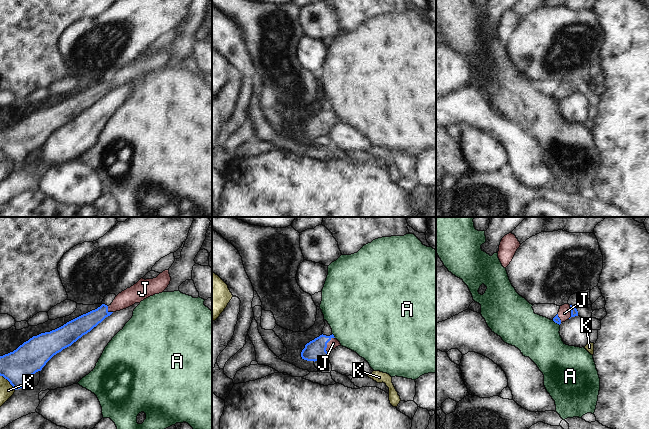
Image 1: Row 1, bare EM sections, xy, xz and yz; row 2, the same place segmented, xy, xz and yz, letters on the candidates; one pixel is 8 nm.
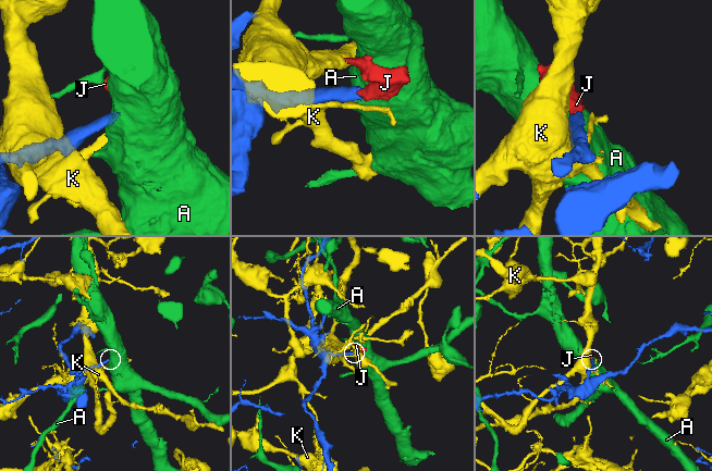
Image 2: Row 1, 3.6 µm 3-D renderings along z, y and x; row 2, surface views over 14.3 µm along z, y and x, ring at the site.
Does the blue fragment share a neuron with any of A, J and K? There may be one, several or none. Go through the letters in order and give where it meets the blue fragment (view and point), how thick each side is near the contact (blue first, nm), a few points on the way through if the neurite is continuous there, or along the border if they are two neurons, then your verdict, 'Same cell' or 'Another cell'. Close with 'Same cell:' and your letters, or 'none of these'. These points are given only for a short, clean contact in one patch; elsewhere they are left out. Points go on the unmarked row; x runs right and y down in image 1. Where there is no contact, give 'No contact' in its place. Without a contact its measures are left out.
A: Touches blue at xz (333, 111). Thickness 170 nm (blue) against 480 nm. Boundary: xz (332, 109), (335, 113). Another cell
J: Touches blue at xz (326, 120). Thickness 170 nm (blue) against 80 nm. Path across: xz (315, 126), (326, 120), (333, 119). Same cell
K: Touches blue at xy (8, 156). Thickness 260 nm (blue) against 110 nm. Another cell
Same cell: J

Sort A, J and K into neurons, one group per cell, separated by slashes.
A / J / K

